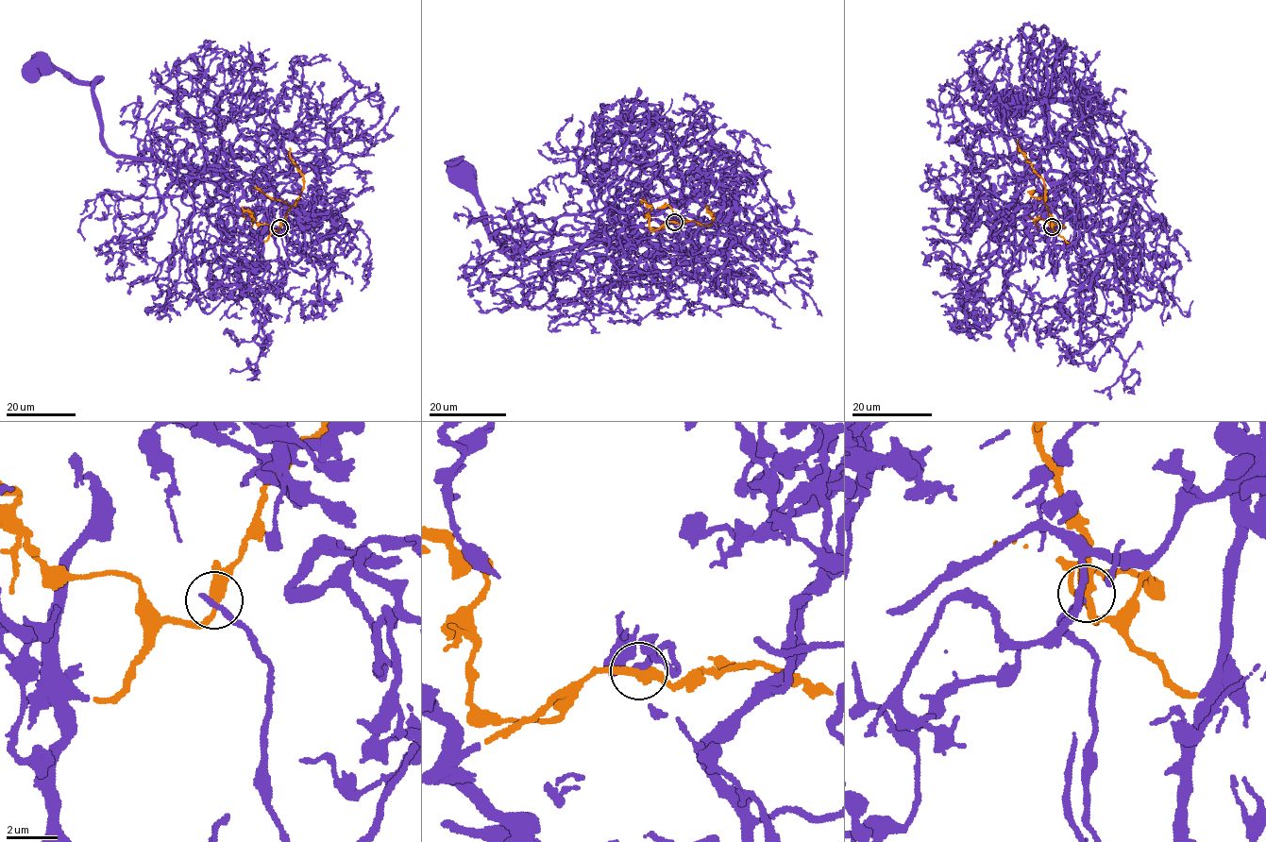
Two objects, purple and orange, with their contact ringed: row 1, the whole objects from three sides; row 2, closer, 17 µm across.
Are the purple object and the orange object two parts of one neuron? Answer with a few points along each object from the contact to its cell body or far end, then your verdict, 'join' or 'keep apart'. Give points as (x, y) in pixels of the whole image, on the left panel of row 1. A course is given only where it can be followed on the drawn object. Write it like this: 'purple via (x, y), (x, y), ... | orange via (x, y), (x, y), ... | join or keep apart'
purple via (279, 227), (295, 264), (318, 216), (298, 221), (229, 179), (120, 158), (103, 140), (99, 77), (39, 66) | orange via (279, 227), (300, 195), (304, 181), (303, 174), (291, 159), (289, 147) | join

